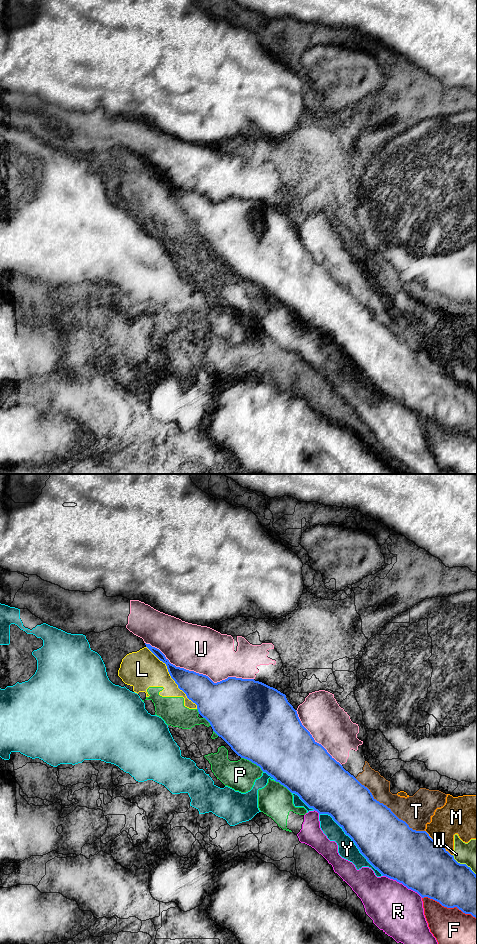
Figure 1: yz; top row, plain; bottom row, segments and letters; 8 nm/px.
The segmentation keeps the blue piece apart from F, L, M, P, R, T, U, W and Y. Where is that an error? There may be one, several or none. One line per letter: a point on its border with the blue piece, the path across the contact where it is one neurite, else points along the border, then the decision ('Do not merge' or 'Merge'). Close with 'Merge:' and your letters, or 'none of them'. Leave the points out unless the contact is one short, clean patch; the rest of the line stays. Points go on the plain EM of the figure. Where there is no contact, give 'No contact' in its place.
F: Touches blue at yz (449, 427). Do not merge
L: Touches blue at yz (171, 197). Do not merge
M: Touches blue at yz (438, 363). Do not merge
P: Touches blue at yz (252, 282). Do not merge
R: Touches blue at yz (403, 404). Do not merge
T: Touches blue at yz (389, 328). Do not merge
U: Touches blue at yz (198, 193). Do not merge
W: Touches blue at yz (465, 384). Do not merge
Y: Touches blue at yz (352, 360). Do not merge
Merge: none of them

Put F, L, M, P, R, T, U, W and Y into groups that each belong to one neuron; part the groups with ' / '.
F / L P R / M W / T U / Y

